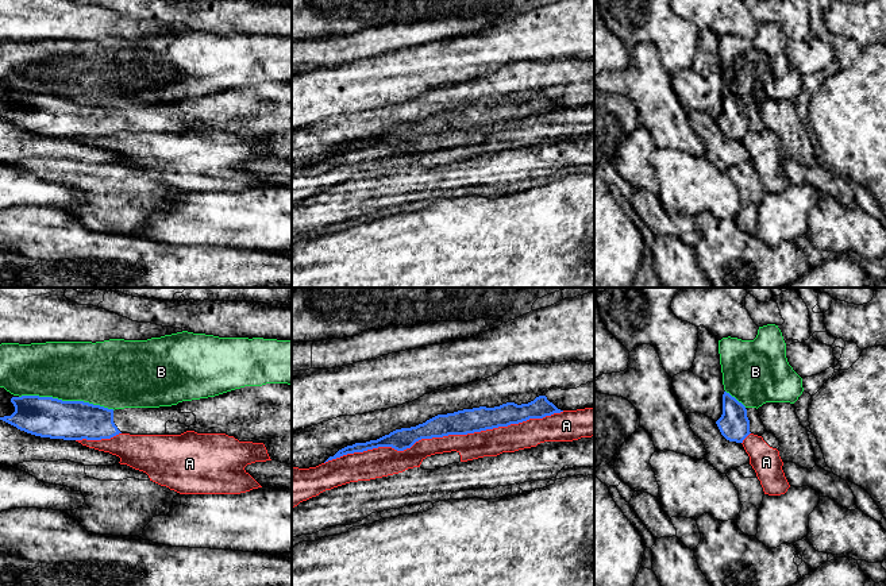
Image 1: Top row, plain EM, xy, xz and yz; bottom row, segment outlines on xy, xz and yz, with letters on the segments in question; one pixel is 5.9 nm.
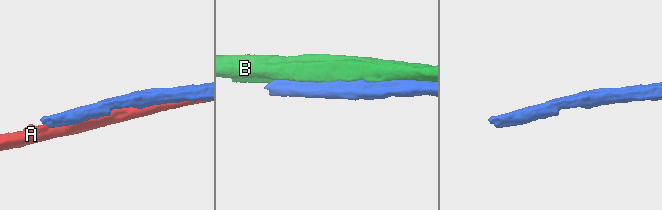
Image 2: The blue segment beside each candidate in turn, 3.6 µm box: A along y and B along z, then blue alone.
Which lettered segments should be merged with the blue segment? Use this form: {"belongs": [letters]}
{"belongs": []}

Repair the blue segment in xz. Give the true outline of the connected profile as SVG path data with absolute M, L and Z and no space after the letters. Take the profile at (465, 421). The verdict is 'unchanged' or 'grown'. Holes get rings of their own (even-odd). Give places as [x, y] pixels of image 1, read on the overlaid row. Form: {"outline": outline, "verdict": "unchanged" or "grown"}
{"outline": "M539 396L533 401L521 405L506 402L494 408L479 406L447 415L438 415L423 424L396 429L377 440L347 446L339 450L334 456L330 456L325 462L347 454L363 452L378 447L392 447L397 451L404 451L421 439L467 435L519 424L529 419L543 419L561 412L563 410L550 402L546 396Z", "verdict": "unchanged"}

